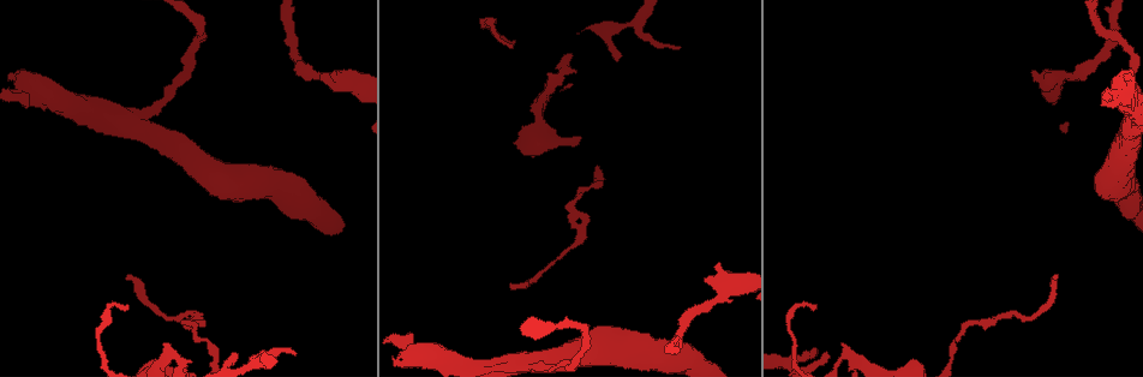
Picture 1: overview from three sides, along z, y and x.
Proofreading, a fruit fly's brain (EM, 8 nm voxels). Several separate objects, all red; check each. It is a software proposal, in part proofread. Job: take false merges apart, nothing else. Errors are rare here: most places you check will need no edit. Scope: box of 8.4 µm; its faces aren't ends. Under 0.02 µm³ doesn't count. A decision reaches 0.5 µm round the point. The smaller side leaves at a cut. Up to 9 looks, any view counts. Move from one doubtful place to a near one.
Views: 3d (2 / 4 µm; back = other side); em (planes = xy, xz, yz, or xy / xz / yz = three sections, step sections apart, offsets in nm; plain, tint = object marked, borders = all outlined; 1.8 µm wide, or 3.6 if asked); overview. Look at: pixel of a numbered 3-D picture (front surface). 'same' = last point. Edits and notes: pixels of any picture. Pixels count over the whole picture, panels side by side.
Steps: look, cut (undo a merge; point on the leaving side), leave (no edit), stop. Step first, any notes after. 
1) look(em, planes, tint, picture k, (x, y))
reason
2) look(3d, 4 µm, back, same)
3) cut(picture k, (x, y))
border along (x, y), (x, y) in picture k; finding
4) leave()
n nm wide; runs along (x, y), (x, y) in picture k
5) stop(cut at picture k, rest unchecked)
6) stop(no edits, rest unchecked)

look(3d, 4 µm, picture 1, (1110, 48))

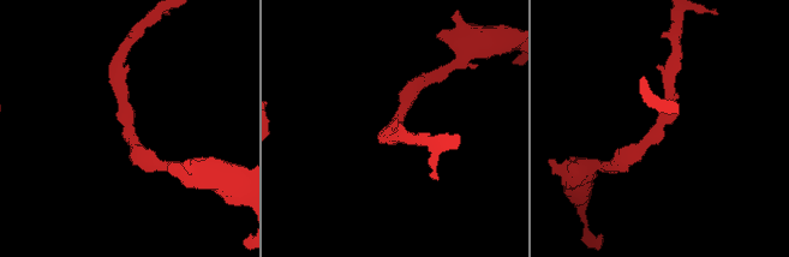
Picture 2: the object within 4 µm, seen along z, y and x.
look(em, planes, tint, picture 2, (663, 122))
arms of 190, 260 nm

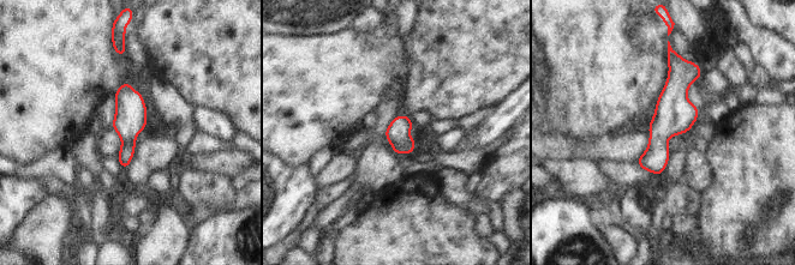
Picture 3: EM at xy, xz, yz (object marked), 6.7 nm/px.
leave()
runs along (671, 60), (673, 115), (656, 170) in picture 3; one cell here

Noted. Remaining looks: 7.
look(em, 3.6 µm, planes, tint, picture 1, (198, 24))
abrupt turn

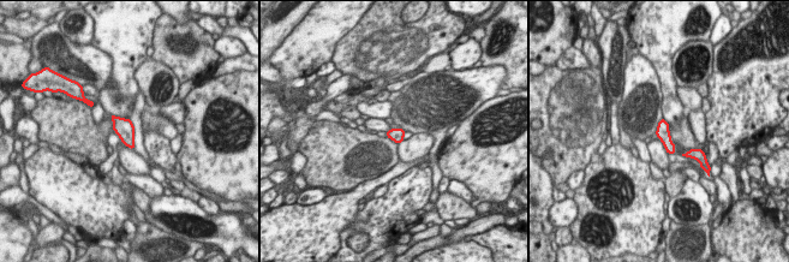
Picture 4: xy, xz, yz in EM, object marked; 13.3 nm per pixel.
leave()
one cell here

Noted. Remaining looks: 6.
look(3d, 4 µm, picture 1, (1122, 91))
calibre changes

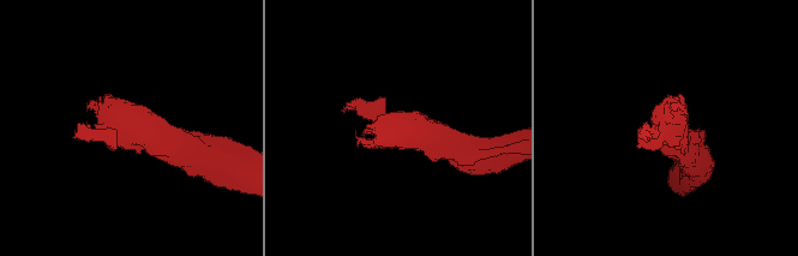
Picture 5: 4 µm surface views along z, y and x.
look(em, planes, plain, picture 5, (127, 122))
shape alone is not enough

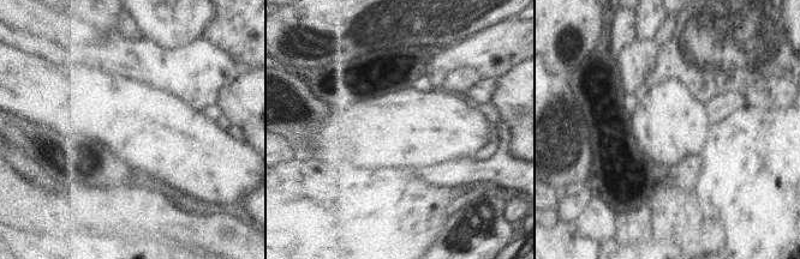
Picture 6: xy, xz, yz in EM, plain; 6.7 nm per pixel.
look(em, planes, borders, same)
see the neighbours

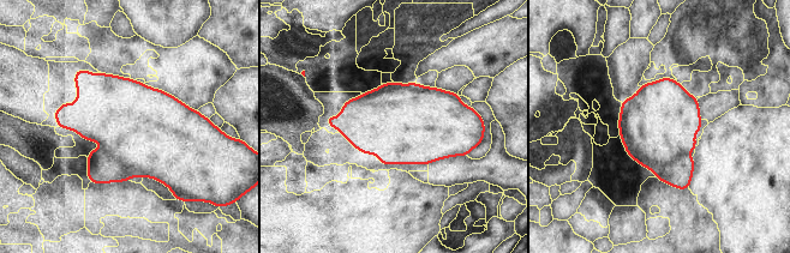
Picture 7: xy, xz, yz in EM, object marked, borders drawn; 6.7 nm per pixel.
cut(picture 7, (102, 168))
two cells meet here

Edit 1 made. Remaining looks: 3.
look(overview)

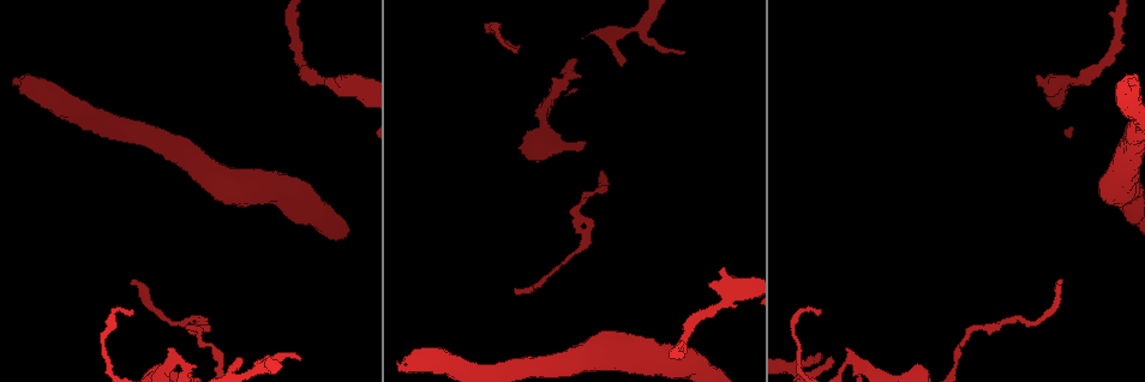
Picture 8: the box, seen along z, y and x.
look(3d, 2 µm, picture 8, (1059, 84))

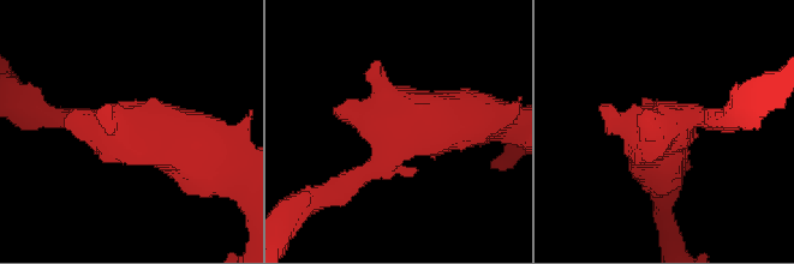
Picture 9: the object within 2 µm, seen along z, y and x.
look(em, 3.6 µm, planes, tint, picture 9, (143, 134))
now the EM

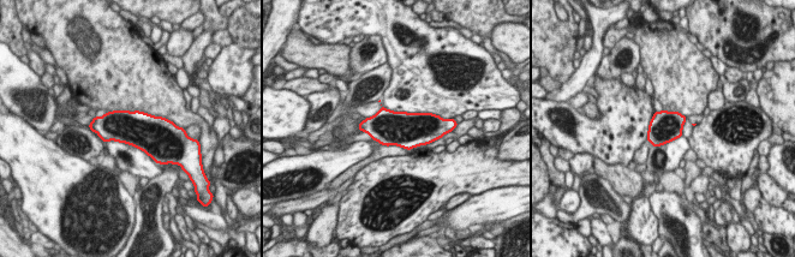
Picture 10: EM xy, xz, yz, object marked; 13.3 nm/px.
leave()
continuous, no second cell

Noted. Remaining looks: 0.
stop(cut at picture 7, rest unchecked)

